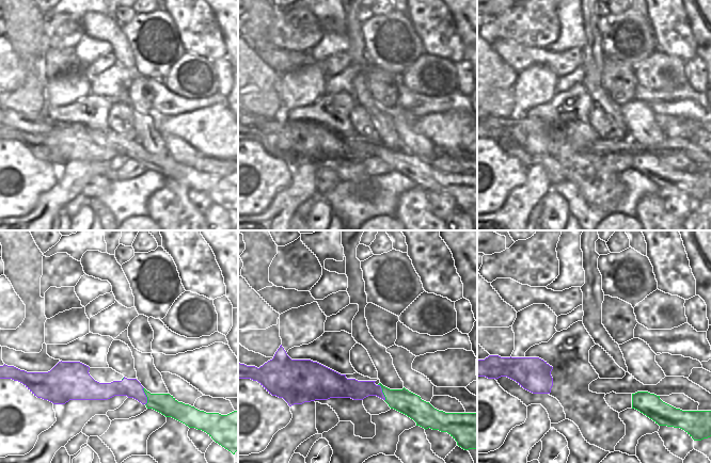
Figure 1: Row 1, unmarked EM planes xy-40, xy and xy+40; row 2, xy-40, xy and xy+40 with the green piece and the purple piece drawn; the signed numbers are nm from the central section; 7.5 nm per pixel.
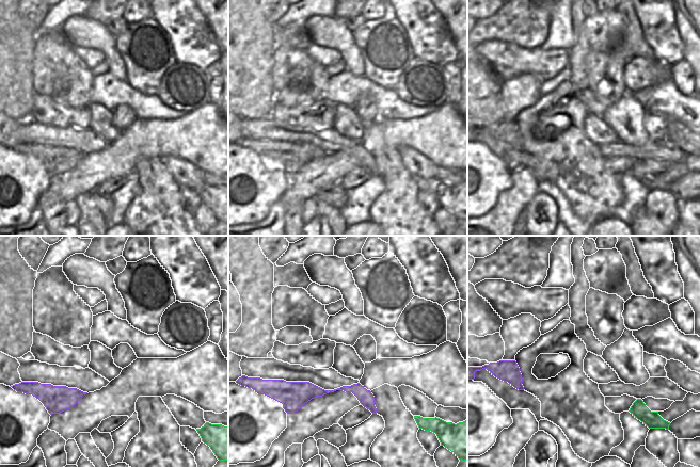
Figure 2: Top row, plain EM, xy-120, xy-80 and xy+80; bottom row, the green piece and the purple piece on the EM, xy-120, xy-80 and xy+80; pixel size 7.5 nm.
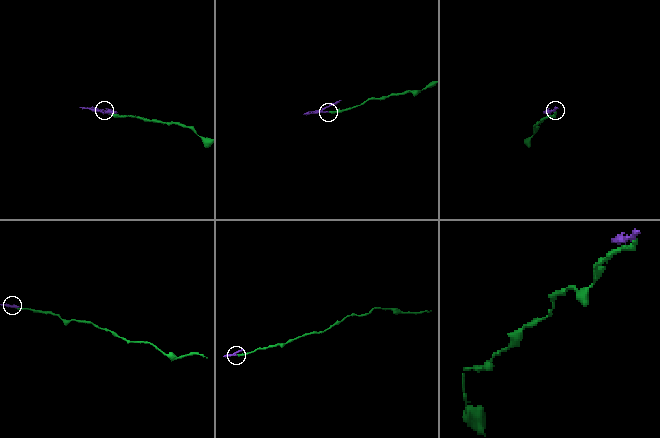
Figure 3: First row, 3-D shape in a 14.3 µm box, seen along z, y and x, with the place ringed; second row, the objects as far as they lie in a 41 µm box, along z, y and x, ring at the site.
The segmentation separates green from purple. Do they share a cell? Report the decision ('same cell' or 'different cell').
different cell

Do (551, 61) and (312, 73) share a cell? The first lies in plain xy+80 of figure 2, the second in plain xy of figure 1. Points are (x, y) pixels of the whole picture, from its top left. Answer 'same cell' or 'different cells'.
different cells

